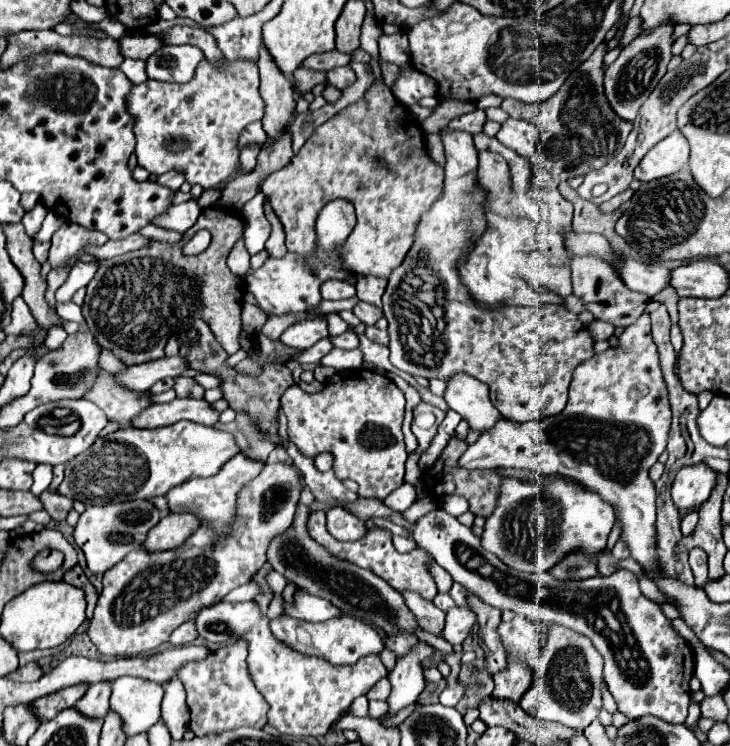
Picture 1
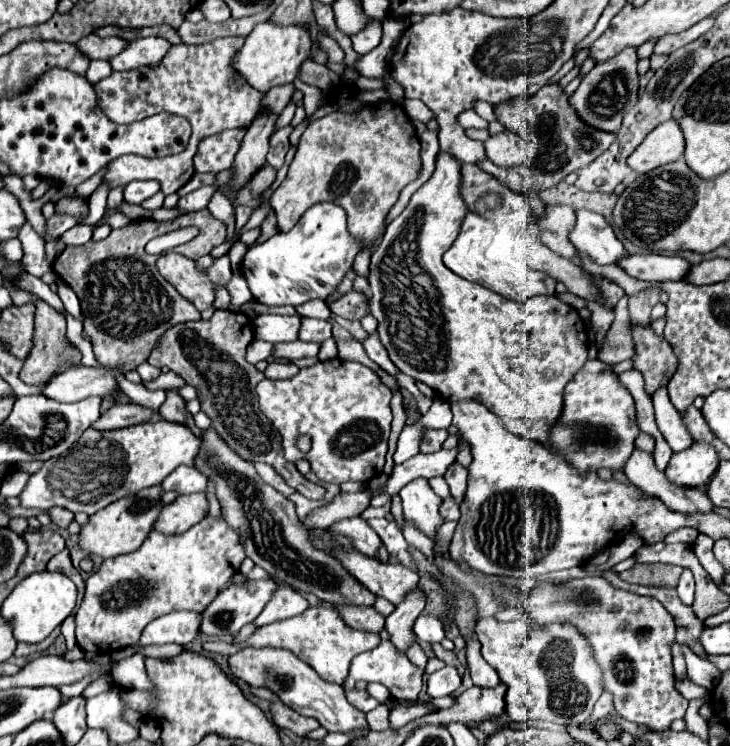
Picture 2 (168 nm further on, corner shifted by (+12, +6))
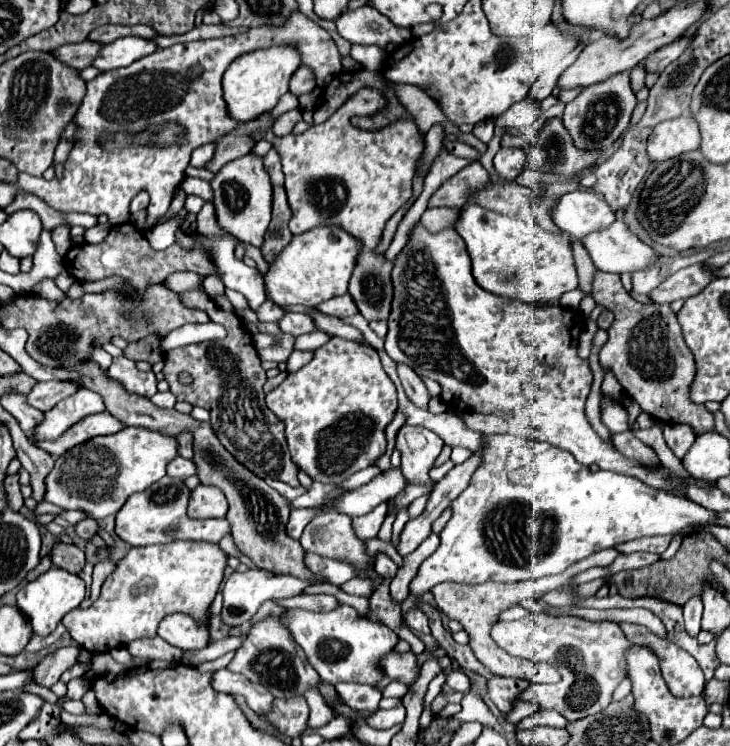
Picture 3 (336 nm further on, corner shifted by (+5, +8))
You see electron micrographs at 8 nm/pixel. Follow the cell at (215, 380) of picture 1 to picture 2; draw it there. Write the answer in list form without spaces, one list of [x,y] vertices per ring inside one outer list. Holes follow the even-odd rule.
[[[166,372],[166,374],[160,374],[156,380],[150,380],[150,382],[142,382],[148,390],[168,390],[168,388],[174,388],[174,386],[184,386],[184,382],[180,380],[180,376],[176,376],[174,372]]]

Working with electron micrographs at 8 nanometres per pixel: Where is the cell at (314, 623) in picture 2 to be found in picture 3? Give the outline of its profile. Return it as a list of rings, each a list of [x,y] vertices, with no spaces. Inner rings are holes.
[[[343,604],[333,612],[309,612],[309,610],[287,610],[281,616],[287,624],[293,640],[305,650],[311,666],[331,686],[339,682],[375,684],[383,678],[377,662],[397,644],[397,634],[381,622],[371,622],[357,614],[355,608]]]

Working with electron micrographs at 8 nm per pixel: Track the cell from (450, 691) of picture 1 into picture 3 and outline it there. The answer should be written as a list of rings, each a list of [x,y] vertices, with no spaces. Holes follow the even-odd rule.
[[[449,668],[449,670],[445,670],[445,674],[447,674],[447,682],[445,682],[445,684],[447,684],[451,690],[455,690],[455,692],[467,692],[469,680],[467,680],[467,674],[465,674],[465,672]]]

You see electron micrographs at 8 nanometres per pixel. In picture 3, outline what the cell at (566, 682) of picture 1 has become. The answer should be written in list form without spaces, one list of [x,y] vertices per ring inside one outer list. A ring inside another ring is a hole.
[[[545,612],[527,614],[521,620],[515,622],[503,622],[499,620],[491,630],[493,640],[511,656],[531,660],[531,662],[551,662],[555,670],[561,674],[561,682],[557,684],[529,684],[519,694],[519,700],[535,702],[543,710],[557,710],[561,716],[565,716],[569,722],[593,716],[601,712],[609,702],[611,694],[617,688],[617,684],[627,676],[625,674],[625,656],[623,652],[629,648],[629,640],[625,638],[623,630],[615,622],[591,622],[579,616],[549,616]]]

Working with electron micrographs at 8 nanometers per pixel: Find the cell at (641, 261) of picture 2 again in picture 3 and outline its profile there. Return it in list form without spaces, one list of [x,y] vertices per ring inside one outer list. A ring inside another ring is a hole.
[[[621,216],[607,230],[585,236],[583,244],[589,250],[593,264],[601,272],[633,274],[635,270],[645,270],[647,266],[651,266],[651,262],[655,262],[655,258],[659,258],[659,254],[653,252],[651,246],[643,244],[627,228]]]

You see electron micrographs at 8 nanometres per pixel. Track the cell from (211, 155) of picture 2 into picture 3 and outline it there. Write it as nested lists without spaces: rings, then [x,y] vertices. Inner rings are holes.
[[[215,142],[197,148],[195,154],[191,154],[191,166],[195,166],[195,168],[207,168],[207,164],[209,164],[209,162],[213,160],[213,156],[215,156],[215,148],[217,148]]]

